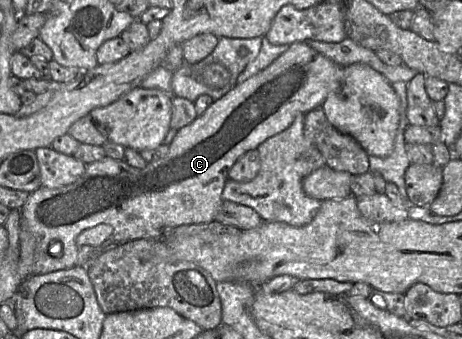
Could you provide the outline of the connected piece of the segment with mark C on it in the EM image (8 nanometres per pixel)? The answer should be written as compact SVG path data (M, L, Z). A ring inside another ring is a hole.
M295 42L289 45L288 49L272 62L265 69L255 74L248 80L236 84L230 89L224 96L219 98L206 109L206 111L197 116L196 119L189 125L179 129L168 145L169 150L162 158L148 163L144 168L135 168L128 165L123 160L116 160L105 157L100 161L93 162L86 165L84 173L73 183L60 187L58 189L49 189L41 187L33 193L30 193L24 205L20 208L21 219L25 221L30 231L36 236L38 240L38 246L36 249L35 263L33 265L33 274L45 274L54 271L60 271L69 269L74 266L86 266L88 261L102 251L103 248L94 248L93 246L82 246L76 245L75 239L82 231L93 228L100 224L107 224L112 226L113 233L108 239L107 244L117 245L124 242L136 240L136 239L155 239L160 240L162 236L165 236L165 231L173 229L181 225L191 224L202 224L210 223L215 220L215 216L222 203L222 192L225 184L228 181L228 171L233 164L247 151L256 149L262 142L268 138L284 131L294 122L295 118L299 115L303 115L310 110L321 107L324 100L333 92L337 91L343 81L343 67L336 64L326 56L318 53L316 50L311 48L306 42Z

